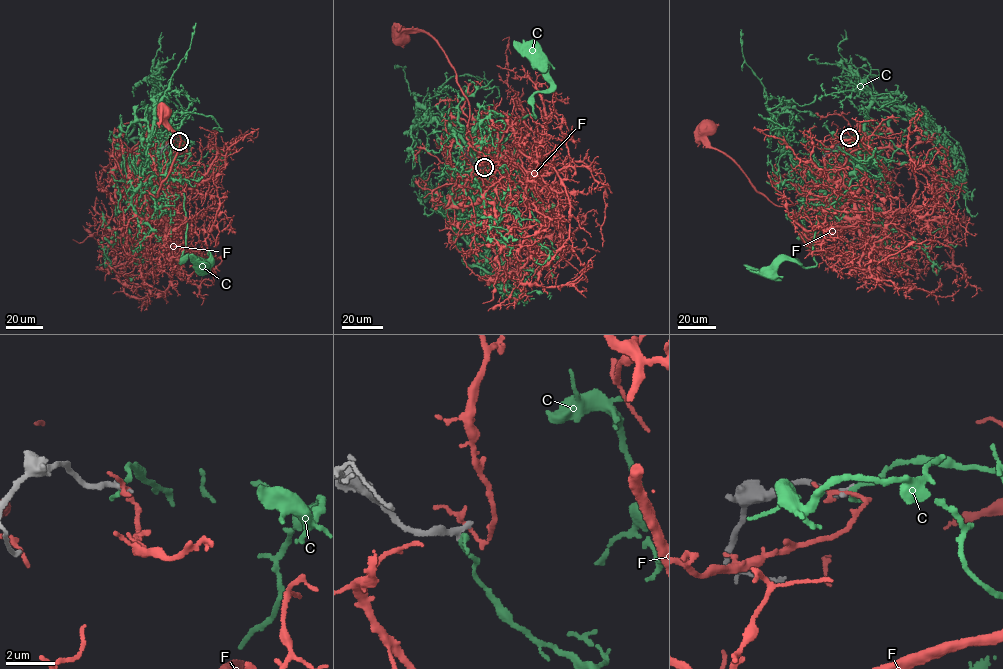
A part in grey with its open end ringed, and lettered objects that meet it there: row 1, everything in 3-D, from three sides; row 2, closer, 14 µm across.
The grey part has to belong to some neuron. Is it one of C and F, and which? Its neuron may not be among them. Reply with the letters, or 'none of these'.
none of these

